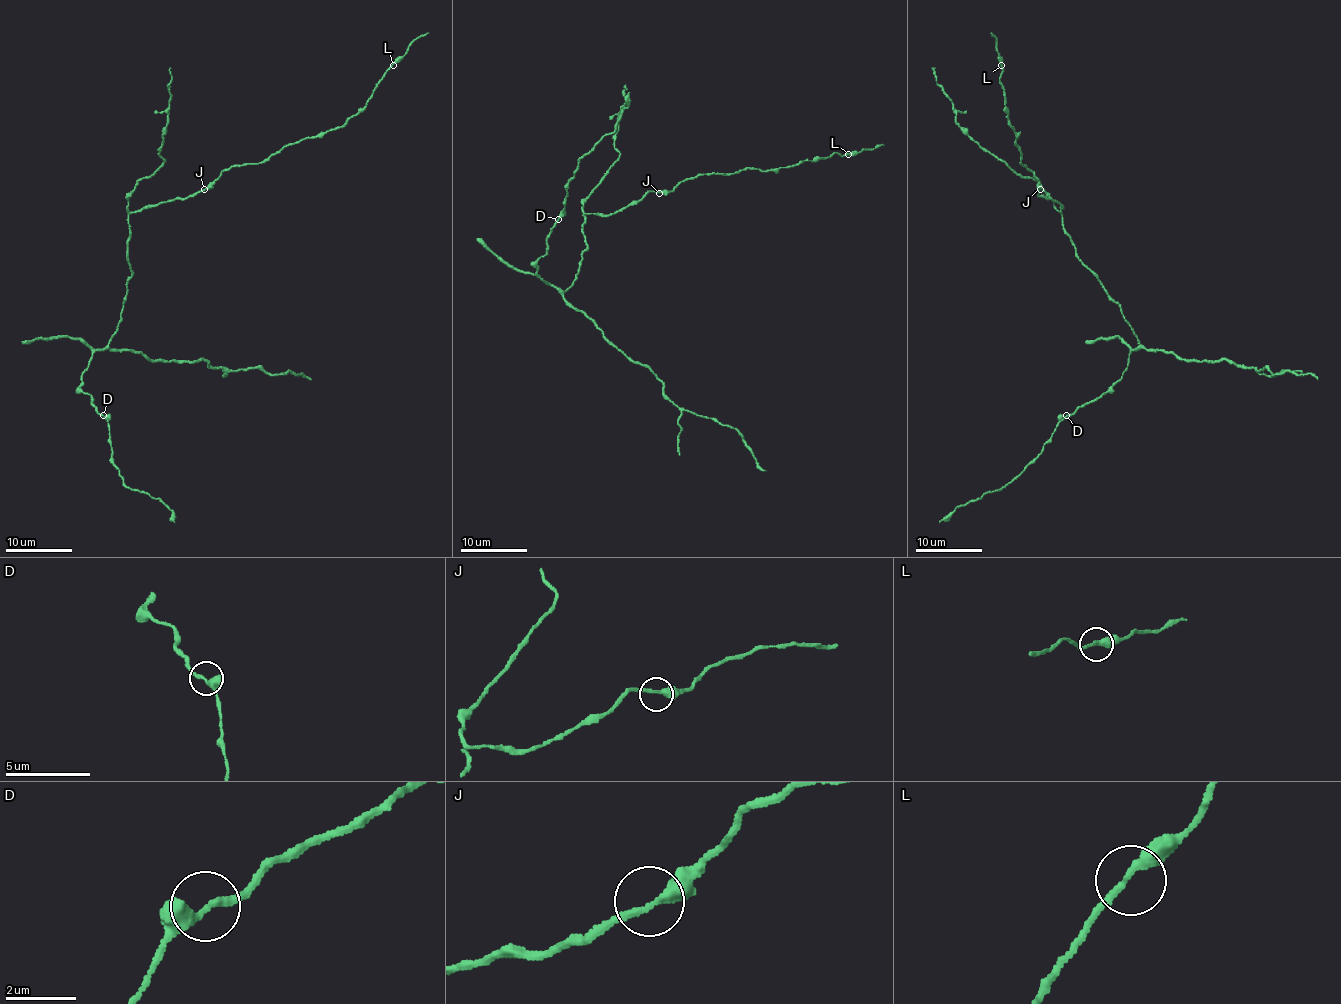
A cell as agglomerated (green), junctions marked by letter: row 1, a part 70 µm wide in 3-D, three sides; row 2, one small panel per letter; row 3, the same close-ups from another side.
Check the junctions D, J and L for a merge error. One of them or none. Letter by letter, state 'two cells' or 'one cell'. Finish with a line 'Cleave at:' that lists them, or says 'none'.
D: one cell
J: one cell
L: one cell
Cleave at: none

